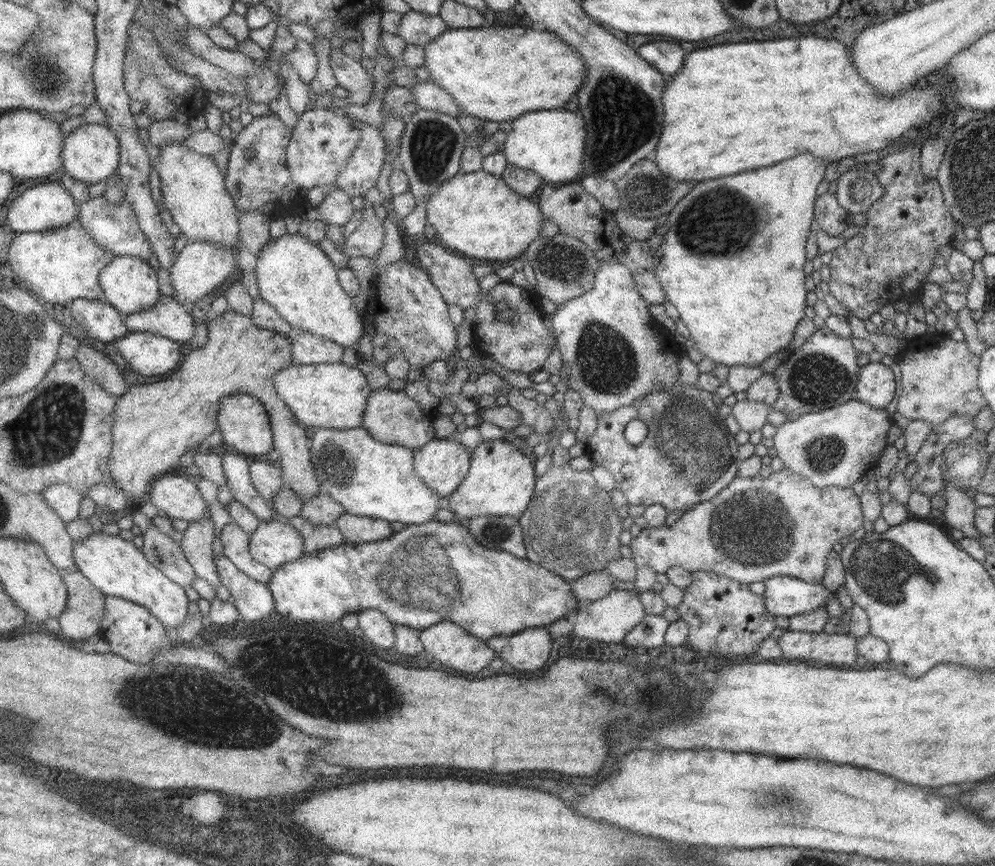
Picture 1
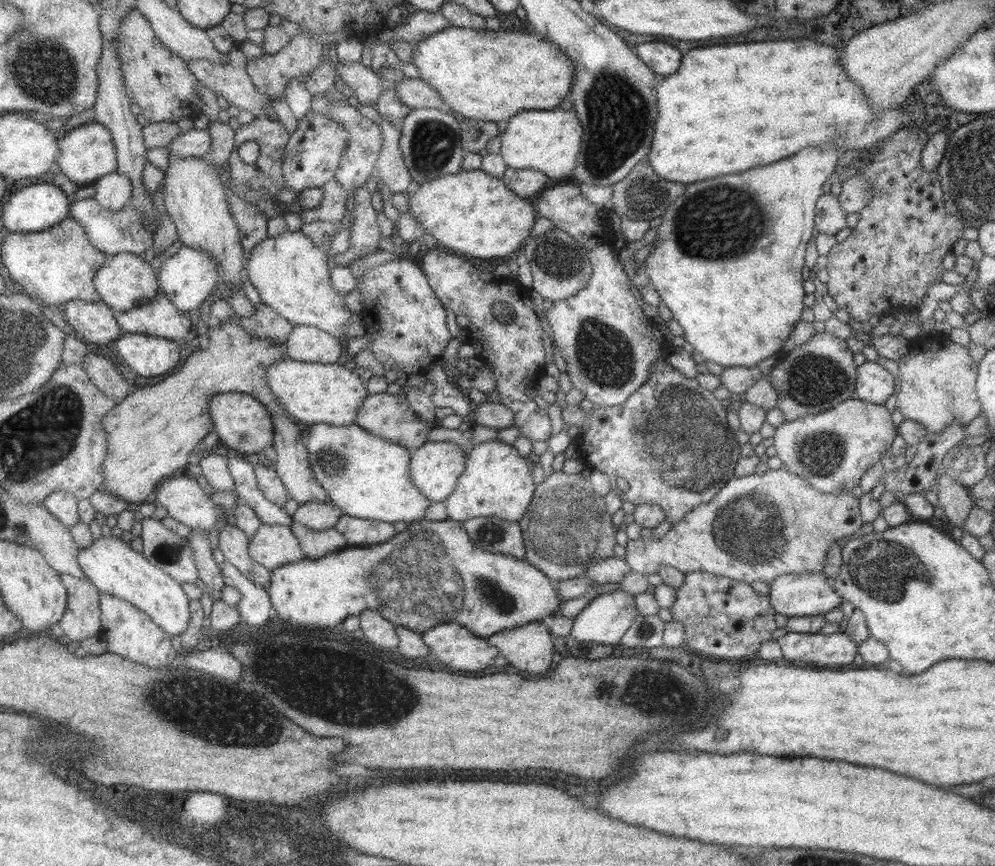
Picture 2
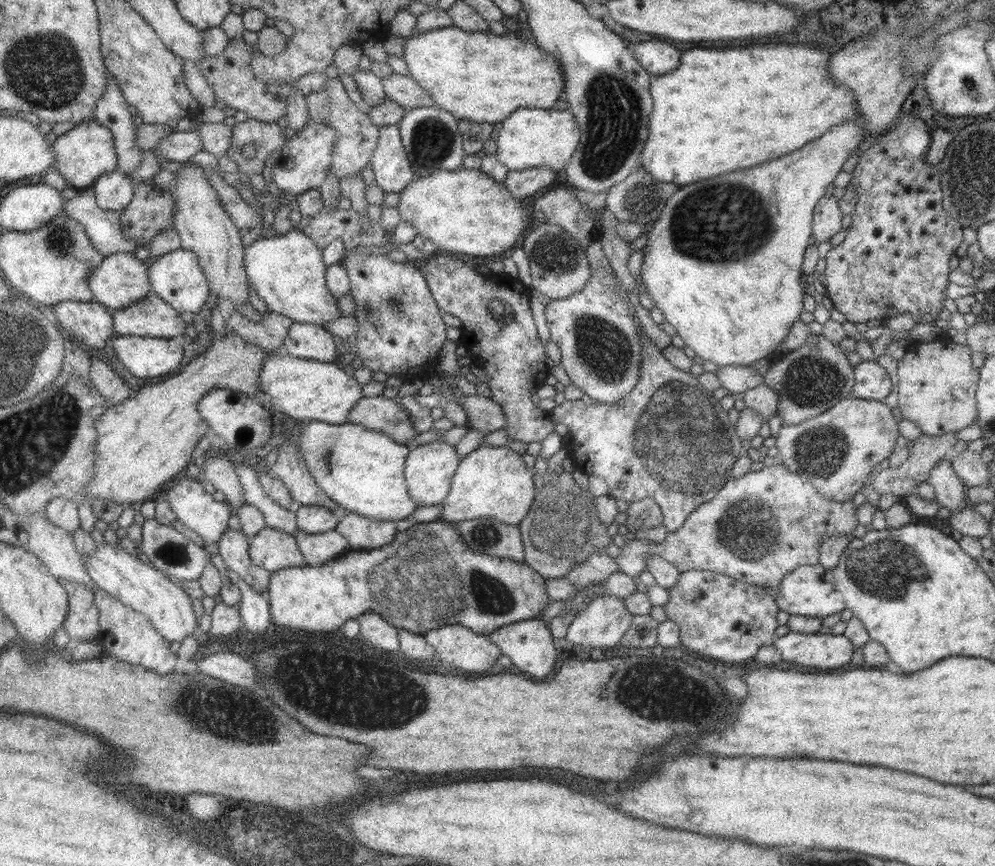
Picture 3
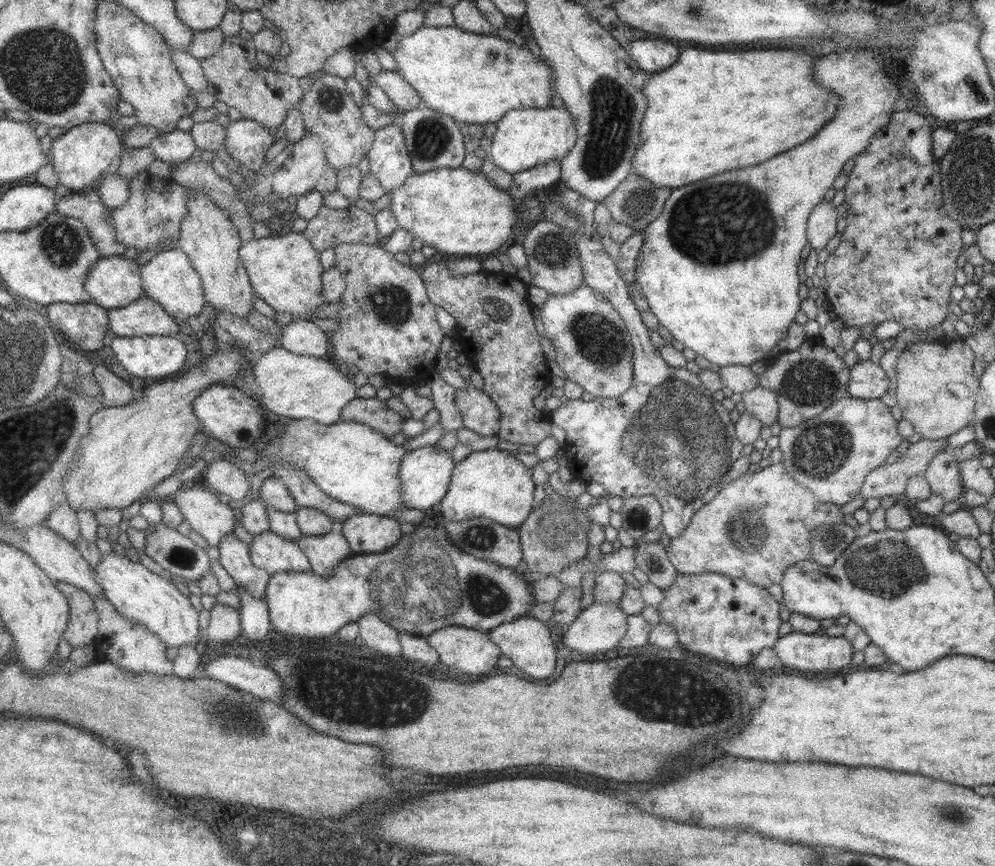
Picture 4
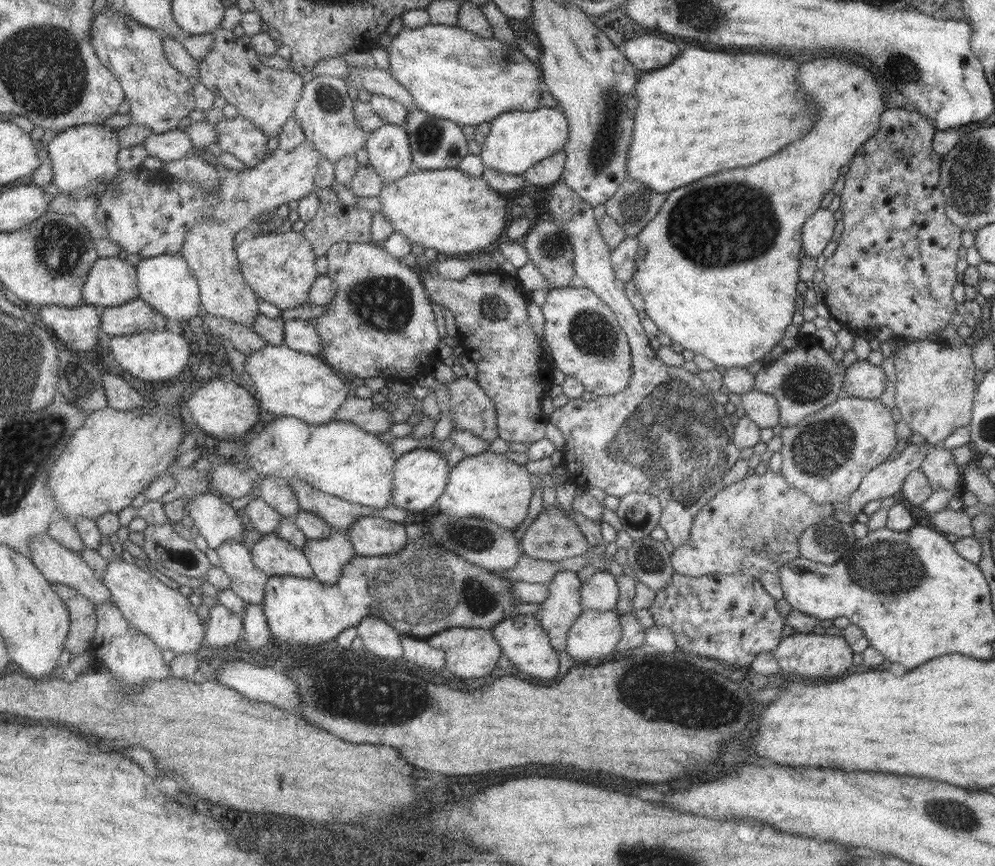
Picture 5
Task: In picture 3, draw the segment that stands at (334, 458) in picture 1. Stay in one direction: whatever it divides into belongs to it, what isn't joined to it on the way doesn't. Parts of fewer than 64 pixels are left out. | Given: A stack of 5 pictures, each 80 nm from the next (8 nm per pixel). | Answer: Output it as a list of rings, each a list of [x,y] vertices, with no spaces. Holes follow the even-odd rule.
[[[309,420],[301,429],[295,446],[302,454],[303,460],[319,488],[339,507],[364,516],[369,520],[403,520],[412,516],[418,504],[411,498],[407,485],[404,482],[404,459],[411,447],[393,442],[386,434],[376,430],[367,430],[359,424],[327,424]]]

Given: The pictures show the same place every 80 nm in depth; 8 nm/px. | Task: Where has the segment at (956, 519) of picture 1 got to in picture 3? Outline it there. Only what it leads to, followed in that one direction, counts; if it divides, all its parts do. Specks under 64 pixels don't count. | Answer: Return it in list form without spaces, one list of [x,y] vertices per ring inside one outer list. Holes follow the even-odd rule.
[[[946,455],[931,470],[926,480],[934,490],[934,500],[938,506],[949,510],[950,514],[957,514],[960,510],[970,506],[966,498],[967,486],[955,476],[952,471],[950,455]]]

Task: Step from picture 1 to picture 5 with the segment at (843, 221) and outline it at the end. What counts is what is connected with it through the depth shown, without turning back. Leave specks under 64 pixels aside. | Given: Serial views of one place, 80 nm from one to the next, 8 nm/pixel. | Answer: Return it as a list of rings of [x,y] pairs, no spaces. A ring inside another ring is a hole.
[[[817,208],[802,224],[801,248],[805,255],[821,259],[822,250],[831,240],[836,221],[833,212]]]

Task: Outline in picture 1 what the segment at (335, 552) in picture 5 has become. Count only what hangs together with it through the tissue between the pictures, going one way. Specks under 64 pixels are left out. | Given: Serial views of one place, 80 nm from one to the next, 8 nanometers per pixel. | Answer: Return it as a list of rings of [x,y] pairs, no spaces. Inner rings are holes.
[[[301,515],[286,521],[301,535],[304,553],[314,553],[345,541],[344,536],[334,524],[315,524]]]

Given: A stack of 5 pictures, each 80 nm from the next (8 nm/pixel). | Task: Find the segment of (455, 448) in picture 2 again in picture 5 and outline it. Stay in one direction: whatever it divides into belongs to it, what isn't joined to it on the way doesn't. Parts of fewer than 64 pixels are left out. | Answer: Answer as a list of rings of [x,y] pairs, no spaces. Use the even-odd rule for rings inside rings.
[[[416,447],[403,453],[393,465],[392,505],[407,511],[421,512],[437,502],[447,484],[450,466],[447,464],[445,453],[428,447]]]

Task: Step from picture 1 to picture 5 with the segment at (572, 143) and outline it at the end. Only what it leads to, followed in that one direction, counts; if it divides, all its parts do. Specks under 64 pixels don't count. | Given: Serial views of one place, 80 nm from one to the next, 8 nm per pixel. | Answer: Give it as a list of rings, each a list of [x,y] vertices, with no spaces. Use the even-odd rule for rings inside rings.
[[[542,107],[527,112],[515,110],[495,116],[489,132],[479,148],[479,158],[484,167],[498,170],[501,174],[521,175],[531,166],[536,166],[543,158],[563,150],[567,143],[567,118],[558,107]]]

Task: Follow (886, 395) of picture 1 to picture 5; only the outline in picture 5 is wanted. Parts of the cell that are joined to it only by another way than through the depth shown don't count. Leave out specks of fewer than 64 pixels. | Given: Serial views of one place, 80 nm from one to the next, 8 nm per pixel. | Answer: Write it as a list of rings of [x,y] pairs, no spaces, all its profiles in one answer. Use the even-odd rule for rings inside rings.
[[[857,359],[845,369],[842,382],[842,394],[863,399],[879,399],[885,391],[887,378],[881,367],[867,359]]]

